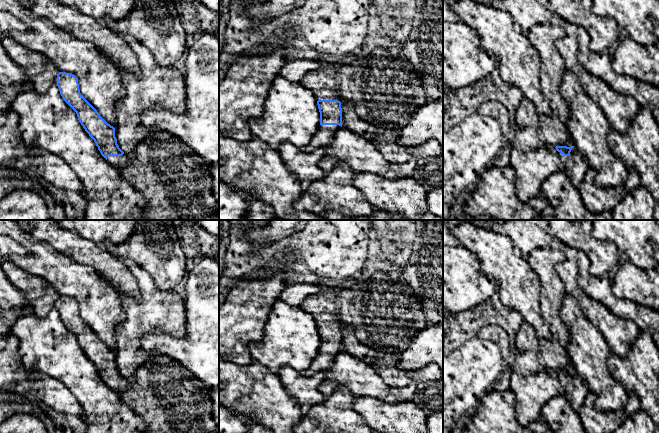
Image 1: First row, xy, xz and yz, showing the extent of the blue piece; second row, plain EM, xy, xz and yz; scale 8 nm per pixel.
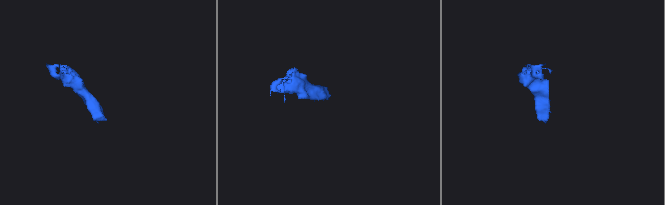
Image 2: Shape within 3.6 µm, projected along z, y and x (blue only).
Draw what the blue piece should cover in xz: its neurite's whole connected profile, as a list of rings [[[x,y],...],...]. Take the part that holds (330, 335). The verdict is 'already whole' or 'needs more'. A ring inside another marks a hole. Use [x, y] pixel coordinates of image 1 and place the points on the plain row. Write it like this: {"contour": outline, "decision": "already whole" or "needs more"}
{"contour": [[[318,324],[320,336],[320,351],[310,367],[303,371],[305,376],[311,376],[332,367],[337,354],[342,351],[342,332],[338,324]]], "decision": "needs more"}

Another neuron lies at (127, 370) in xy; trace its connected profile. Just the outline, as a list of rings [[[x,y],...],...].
[[[122,258],[121,261],[131,271],[139,287],[138,298],[132,298],[118,292],[126,318],[115,330],[118,347],[115,351],[115,361],[124,378],[131,380],[137,368],[151,360],[151,354],[140,348],[141,339],[145,333],[160,329],[167,334],[179,337],[187,334],[186,306],[184,298],[174,289],[165,291],[157,289],[152,277],[134,261],[129,258]]]

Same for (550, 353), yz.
[[[538,248],[530,252],[527,261],[540,281],[540,306],[544,319],[551,327],[552,339],[538,338],[539,363],[547,369],[574,370],[567,353],[569,331],[560,317],[565,289],[555,265],[566,259],[552,248]]]

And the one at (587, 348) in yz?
[[[568,293],[564,295],[560,317],[569,331],[566,349],[573,369],[585,381],[589,393],[596,396],[595,408],[600,411],[621,410],[629,394],[608,369],[607,360],[611,352],[603,334]]]

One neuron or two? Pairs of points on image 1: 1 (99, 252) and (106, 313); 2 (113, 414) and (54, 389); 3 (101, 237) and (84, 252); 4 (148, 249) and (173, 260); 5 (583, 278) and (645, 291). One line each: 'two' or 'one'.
1: two
2: two
3: two
4: one
5: two

